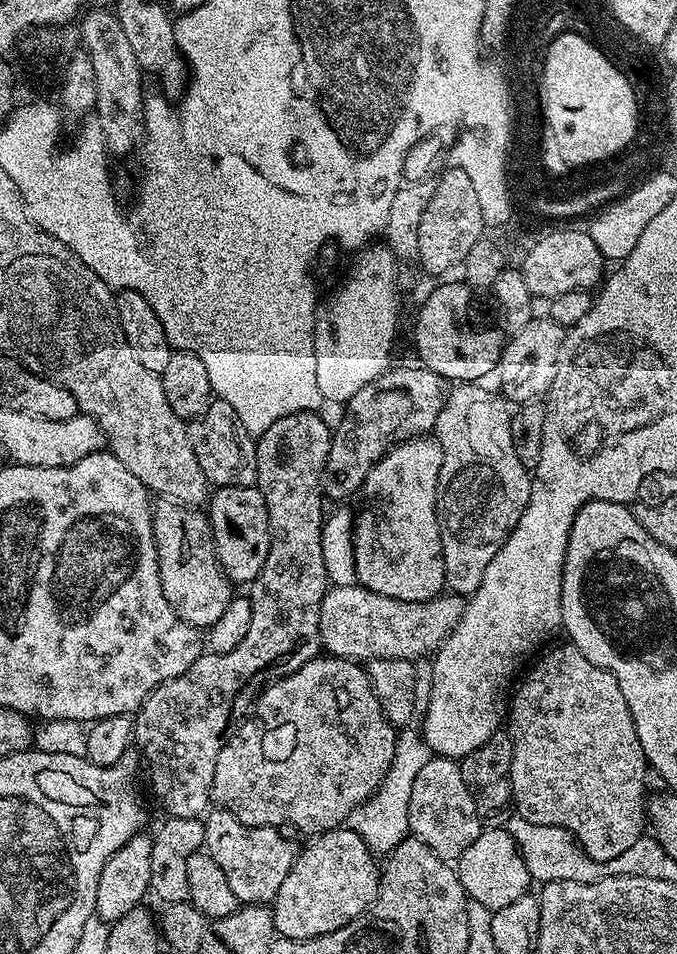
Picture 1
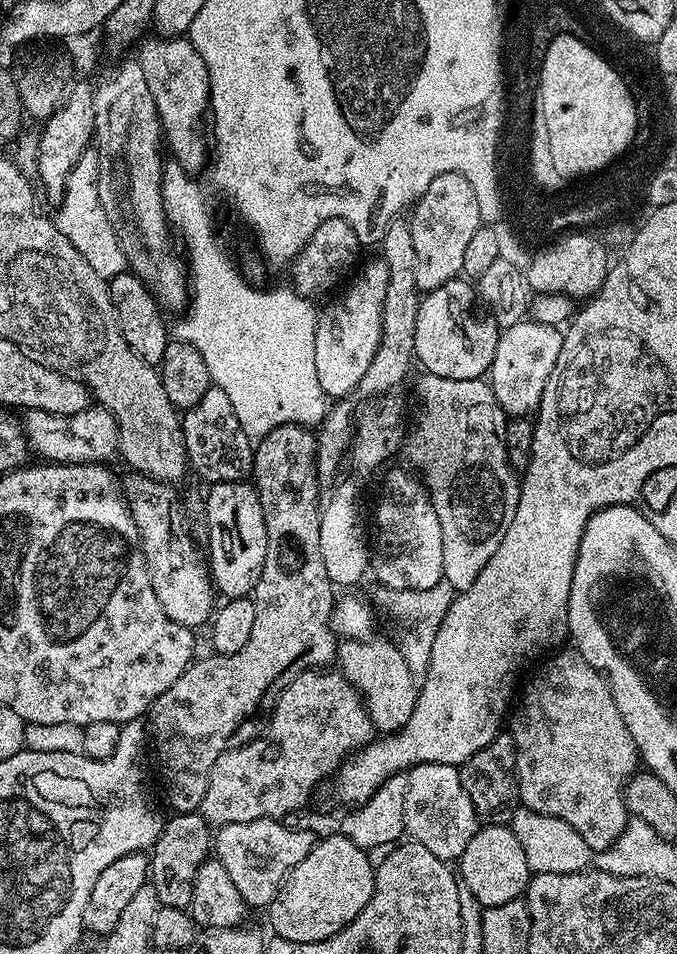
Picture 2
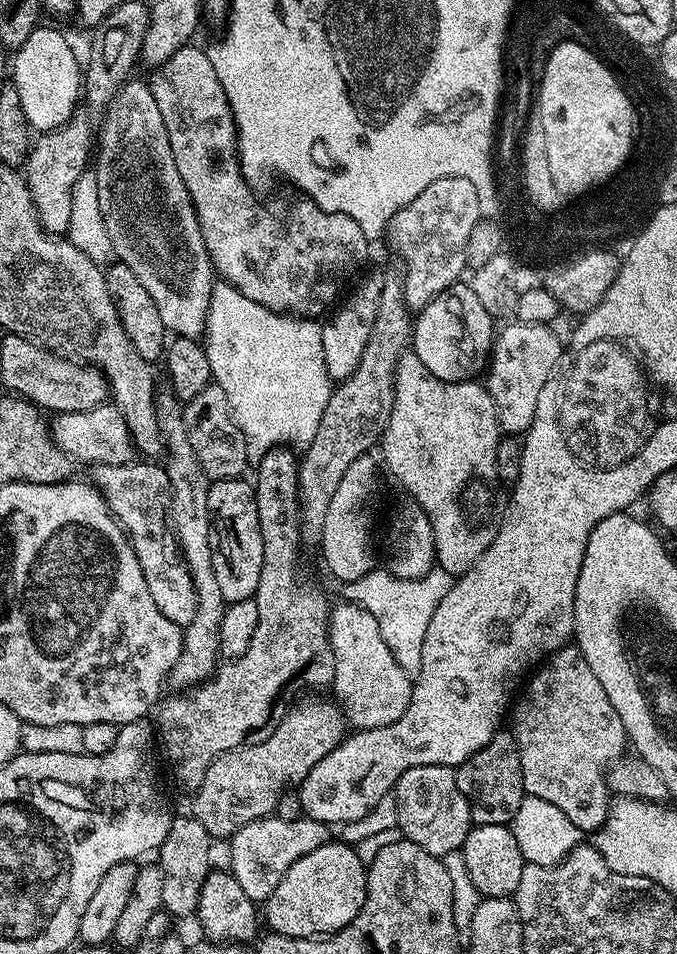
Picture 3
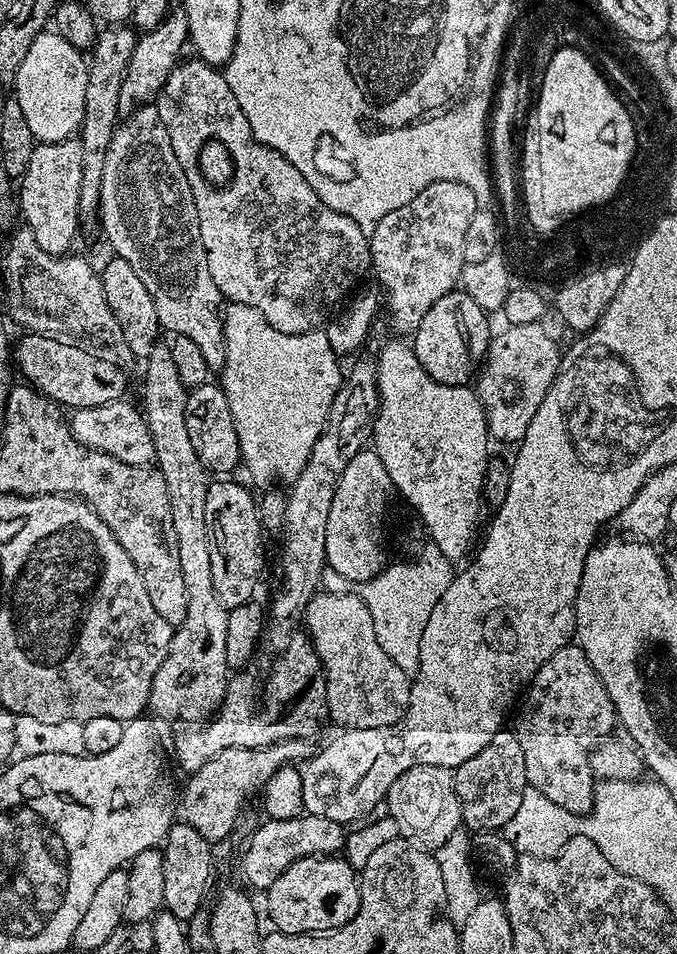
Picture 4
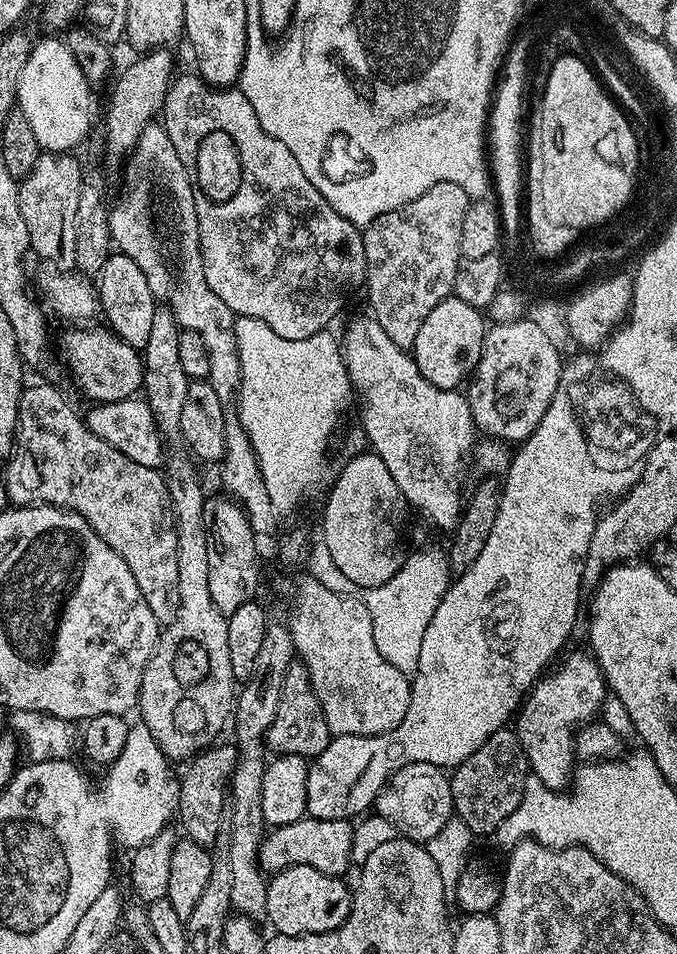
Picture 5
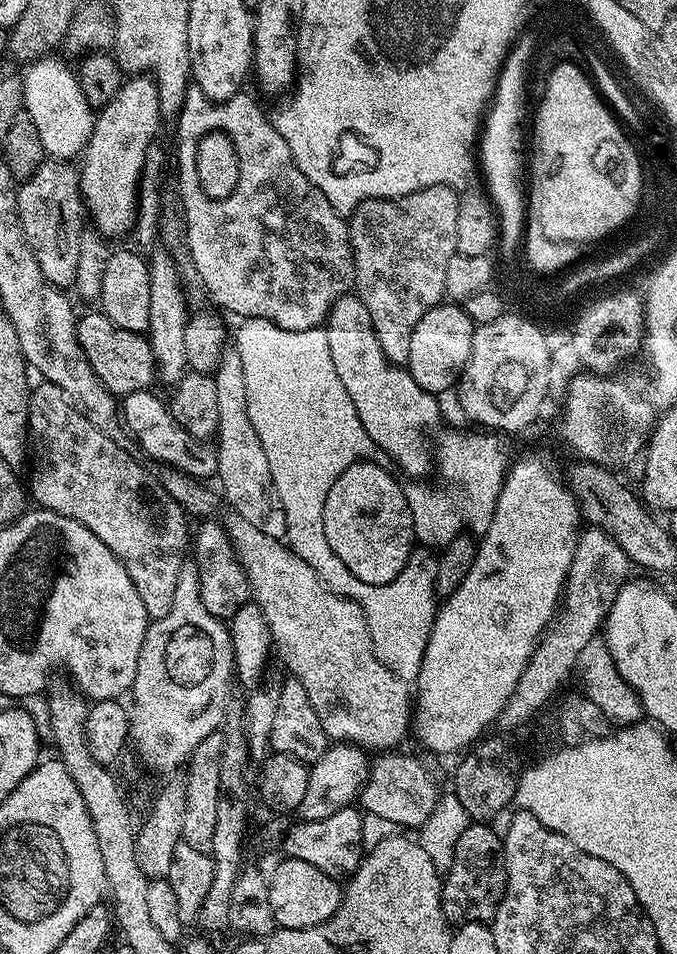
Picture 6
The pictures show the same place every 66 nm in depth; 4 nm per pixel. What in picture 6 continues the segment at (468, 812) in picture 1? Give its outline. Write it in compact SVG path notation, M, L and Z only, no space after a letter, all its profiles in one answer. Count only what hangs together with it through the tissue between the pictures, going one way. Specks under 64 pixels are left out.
M380 754L380 756L371 761L368 780L364 784L364 788L360 791L358 801L359 807L363 809L369 816L377 816L378 818L386 818L387 821L399 826L401 829L412 828L419 830L426 822L426 818L430 818L430 814L434 812L434 806L438 799L438 791L436 792L436 784L432 781L432 776L415 760L412 756L392 756L396 754Z

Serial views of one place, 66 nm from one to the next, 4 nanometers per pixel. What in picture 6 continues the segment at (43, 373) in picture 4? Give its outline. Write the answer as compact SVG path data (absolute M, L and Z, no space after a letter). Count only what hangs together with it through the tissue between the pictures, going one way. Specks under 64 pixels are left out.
M99 310L81 315L76 321L76 337L98 378L112 391L112 395L123 398L135 392L146 392L158 380L158 365L154 350L147 335L122 330Z

